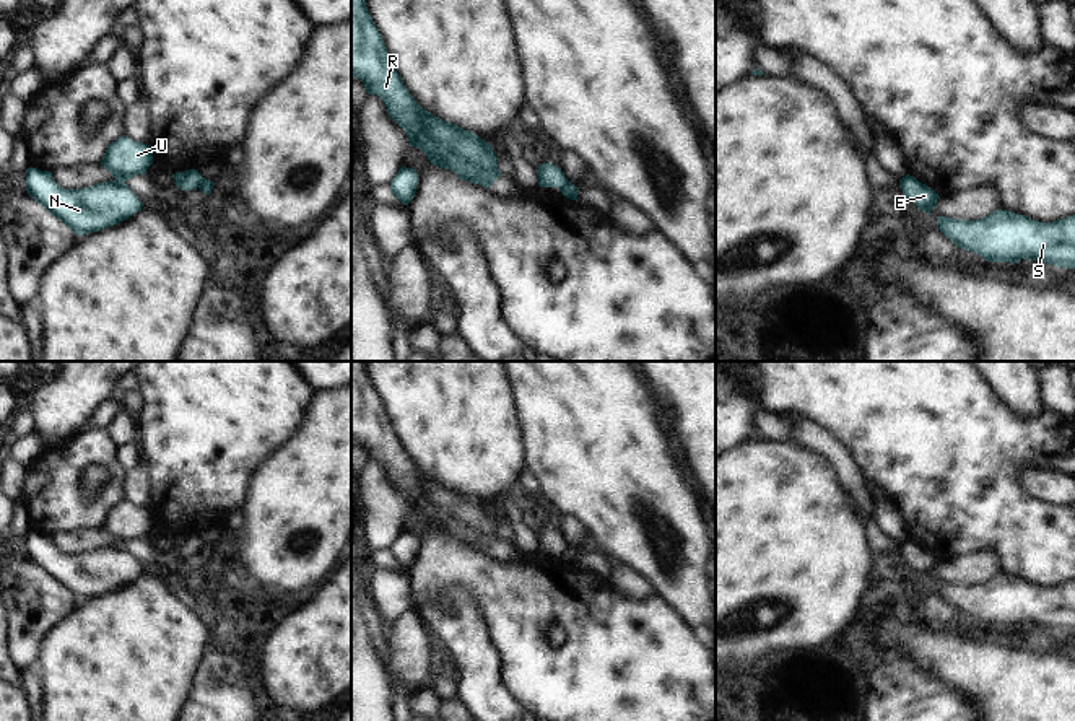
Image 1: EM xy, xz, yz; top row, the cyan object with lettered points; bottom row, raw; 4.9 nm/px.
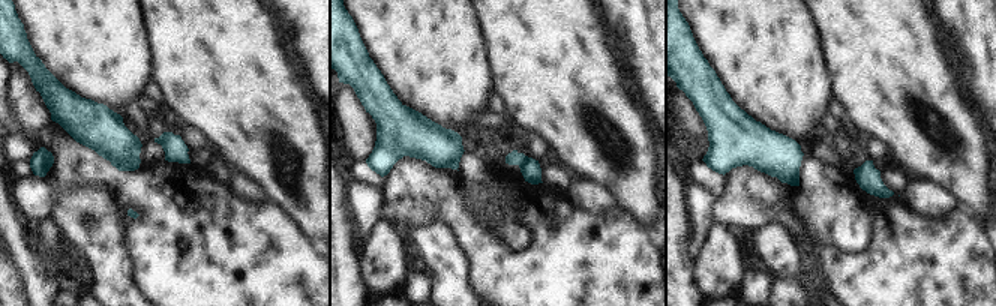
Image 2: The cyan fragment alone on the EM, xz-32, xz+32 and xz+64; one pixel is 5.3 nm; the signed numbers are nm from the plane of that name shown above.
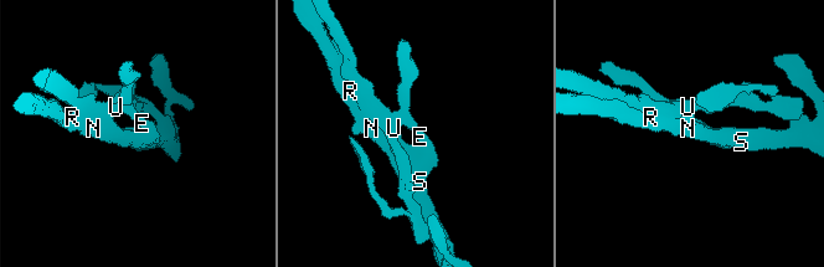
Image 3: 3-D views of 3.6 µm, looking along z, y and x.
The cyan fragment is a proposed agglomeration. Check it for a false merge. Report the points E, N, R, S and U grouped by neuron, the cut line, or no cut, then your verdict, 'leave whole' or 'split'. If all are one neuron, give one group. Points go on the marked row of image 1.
E N R S / U | xz (413, 101), (423, 131), (454, 158), (465, 161), (480, 183) | split

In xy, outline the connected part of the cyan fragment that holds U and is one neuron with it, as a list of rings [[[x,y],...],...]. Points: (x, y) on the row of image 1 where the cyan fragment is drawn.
[[[122,135],[107,146],[101,164],[115,177],[115,181],[127,181],[137,174],[146,174],[146,169],[153,161],[150,145],[133,142]]]

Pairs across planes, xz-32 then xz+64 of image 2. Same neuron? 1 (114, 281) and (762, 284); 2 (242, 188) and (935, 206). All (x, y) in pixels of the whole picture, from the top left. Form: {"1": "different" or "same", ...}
{"1": "different", "2": "same"}

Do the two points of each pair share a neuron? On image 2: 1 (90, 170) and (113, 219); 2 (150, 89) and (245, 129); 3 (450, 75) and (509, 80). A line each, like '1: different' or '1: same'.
1: different
2: different
3: different

